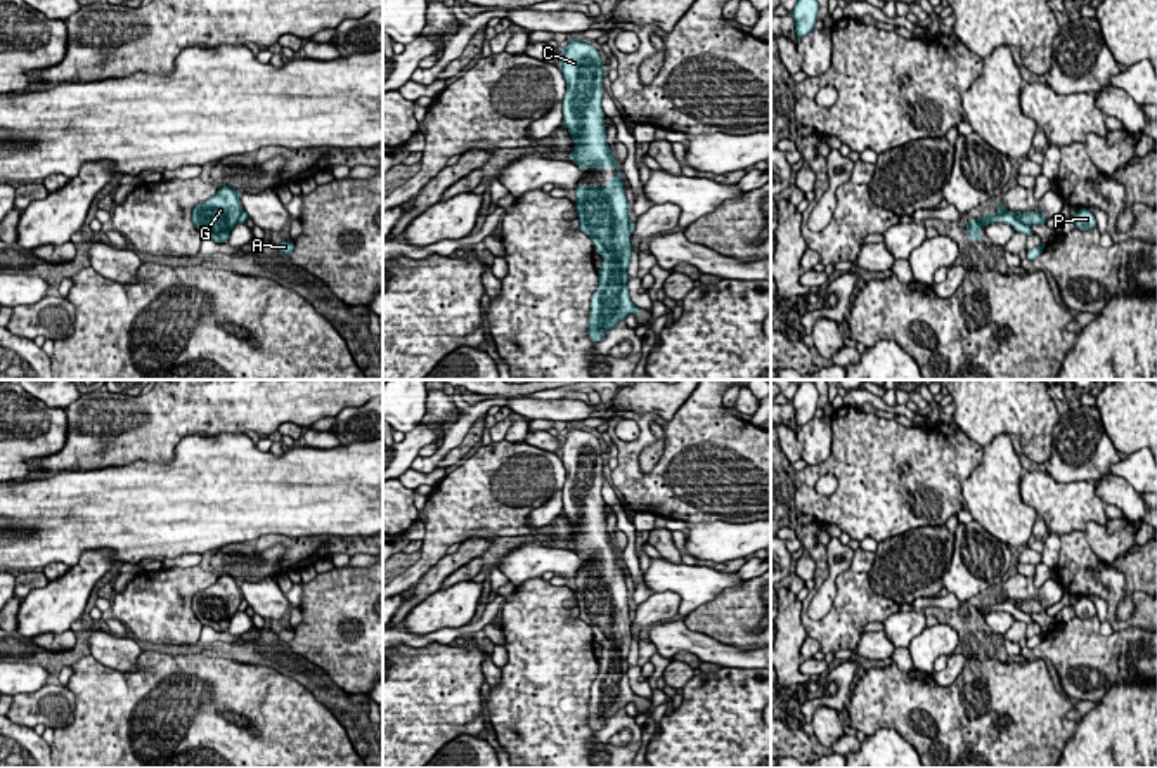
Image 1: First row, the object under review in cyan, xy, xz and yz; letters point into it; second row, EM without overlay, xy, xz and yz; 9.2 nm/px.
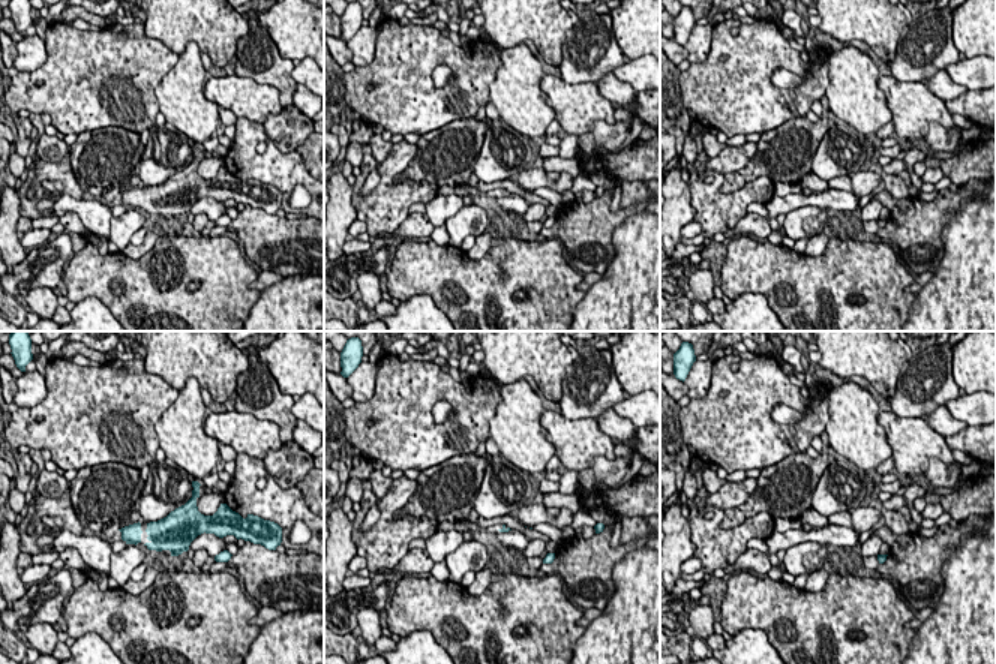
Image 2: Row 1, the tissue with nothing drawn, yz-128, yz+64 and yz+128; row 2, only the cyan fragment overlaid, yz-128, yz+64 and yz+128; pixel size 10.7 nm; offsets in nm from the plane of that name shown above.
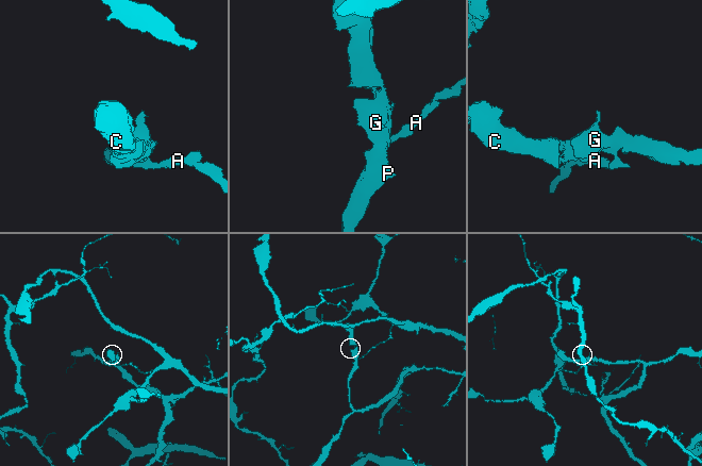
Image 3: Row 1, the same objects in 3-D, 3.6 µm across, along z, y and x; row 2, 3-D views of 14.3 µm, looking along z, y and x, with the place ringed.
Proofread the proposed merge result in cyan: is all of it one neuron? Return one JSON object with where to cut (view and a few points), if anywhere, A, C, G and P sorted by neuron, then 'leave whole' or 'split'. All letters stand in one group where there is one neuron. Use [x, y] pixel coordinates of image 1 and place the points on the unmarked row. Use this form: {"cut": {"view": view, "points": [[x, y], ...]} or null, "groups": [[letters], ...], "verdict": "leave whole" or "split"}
{"cut": {"view": "yz", "points": [[996, 602], [1010, 600], [1027, 614]]}, "groups": [["A"], ["C", "G", "P"]], "verdict": "split"}

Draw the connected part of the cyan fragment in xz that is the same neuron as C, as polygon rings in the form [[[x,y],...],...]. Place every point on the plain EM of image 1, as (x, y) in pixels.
[[[570,426],[559,444],[559,458],[566,470],[563,485],[563,513],[575,537],[570,548],[580,556],[615,556],[617,563],[606,576],[580,574],[575,577],[578,617],[592,628],[603,645],[599,671],[591,685],[589,726],[599,730],[629,702],[637,702],[629,685],[627,657],[632,633],[629,622],[630,598],[625,574],[613,539],[606,532],[603,489],[603,449],[599,440],[584,428]]]

